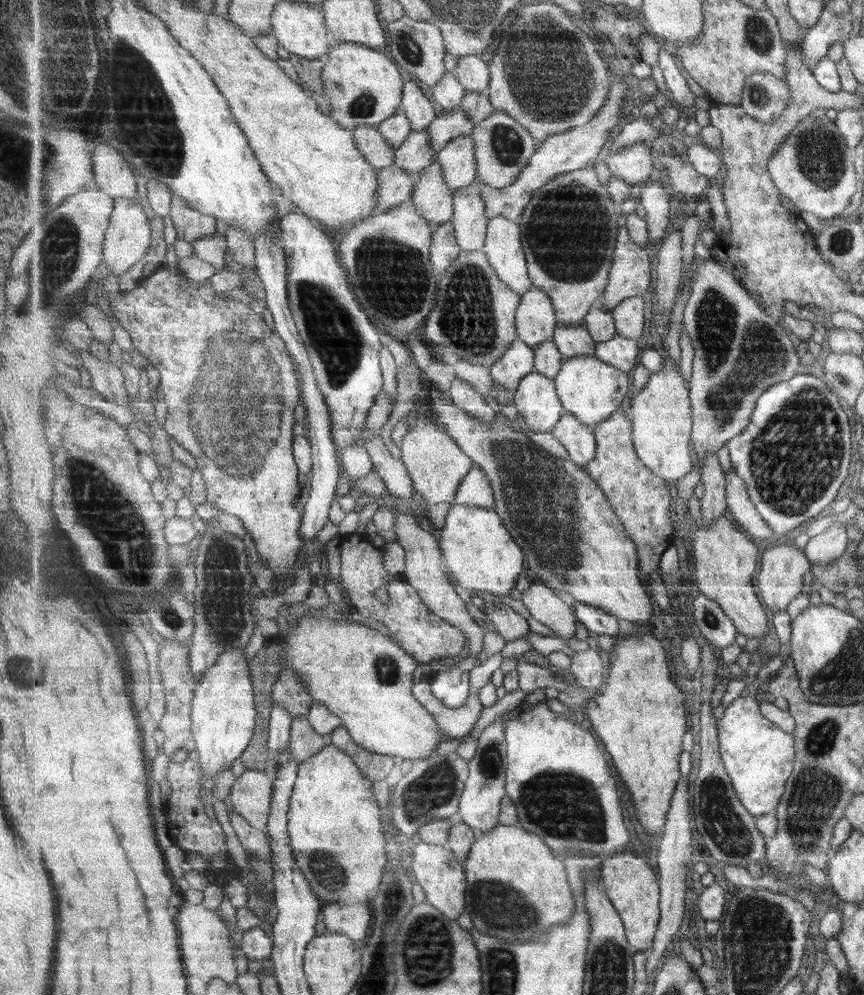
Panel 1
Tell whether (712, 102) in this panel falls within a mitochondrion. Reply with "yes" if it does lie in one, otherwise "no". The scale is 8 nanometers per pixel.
no

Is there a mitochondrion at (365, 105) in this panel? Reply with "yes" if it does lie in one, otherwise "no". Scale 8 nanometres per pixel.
yes

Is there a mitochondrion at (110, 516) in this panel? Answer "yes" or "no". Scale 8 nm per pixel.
yes

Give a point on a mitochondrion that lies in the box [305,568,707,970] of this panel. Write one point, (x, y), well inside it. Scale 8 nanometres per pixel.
(564, 806)

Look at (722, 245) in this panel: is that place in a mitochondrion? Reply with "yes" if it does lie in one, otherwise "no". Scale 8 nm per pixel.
no

